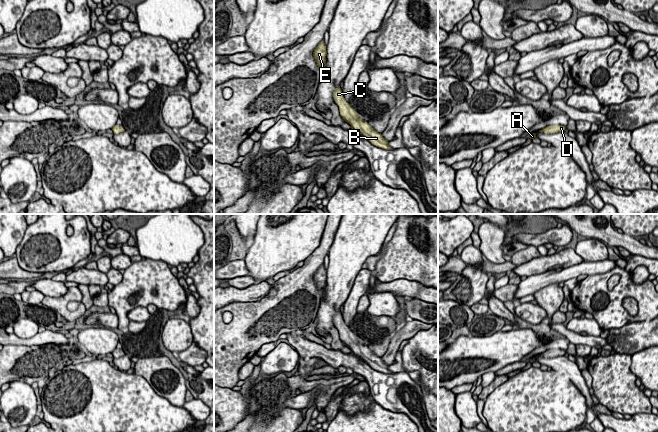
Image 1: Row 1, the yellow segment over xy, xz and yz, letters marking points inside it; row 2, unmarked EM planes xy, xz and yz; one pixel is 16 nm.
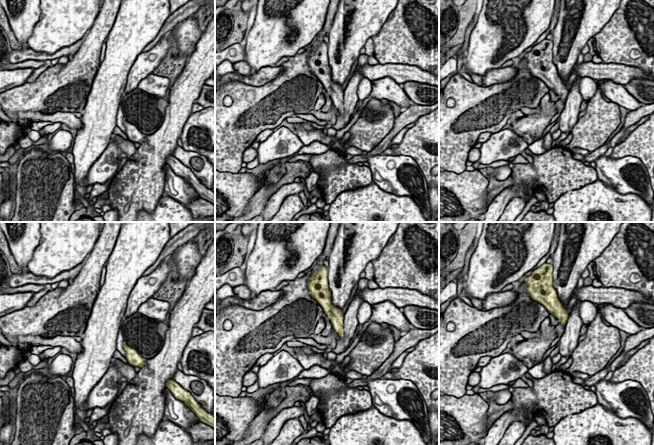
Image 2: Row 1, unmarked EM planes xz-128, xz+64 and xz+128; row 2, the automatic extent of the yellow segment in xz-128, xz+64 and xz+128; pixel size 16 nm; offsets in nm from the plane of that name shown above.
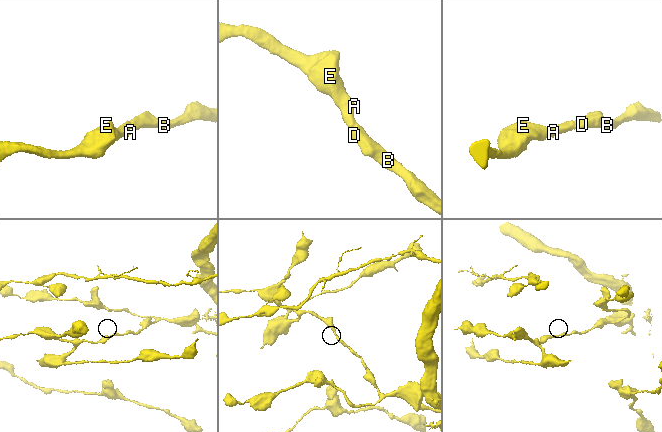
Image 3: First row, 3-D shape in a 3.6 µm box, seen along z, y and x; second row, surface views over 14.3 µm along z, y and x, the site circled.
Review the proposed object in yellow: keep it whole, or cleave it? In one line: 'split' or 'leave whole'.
leave whole

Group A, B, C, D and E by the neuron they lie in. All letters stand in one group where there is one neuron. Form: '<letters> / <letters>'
A B C D E

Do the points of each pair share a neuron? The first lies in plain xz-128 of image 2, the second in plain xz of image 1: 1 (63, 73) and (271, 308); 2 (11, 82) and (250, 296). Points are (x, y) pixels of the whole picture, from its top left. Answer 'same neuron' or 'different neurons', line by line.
1: same neuron
2: same neuron

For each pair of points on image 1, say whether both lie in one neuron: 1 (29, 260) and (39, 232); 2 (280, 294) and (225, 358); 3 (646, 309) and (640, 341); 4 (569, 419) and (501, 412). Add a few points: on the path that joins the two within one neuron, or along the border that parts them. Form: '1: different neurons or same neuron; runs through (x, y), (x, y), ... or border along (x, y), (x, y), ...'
1: same neuron; runs through (36, 253), (39, 249), (39, 239)
2: same neuron; runs through (265, 310), (233, 342)
3: different neurons; border along (647, 320), (626, 323), (621, 327)
4: same neuron; runs through (552, 412), (518, 412)

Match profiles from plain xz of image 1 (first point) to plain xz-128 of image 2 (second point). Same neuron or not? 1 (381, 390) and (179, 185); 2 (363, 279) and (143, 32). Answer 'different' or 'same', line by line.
1: same
2: different

